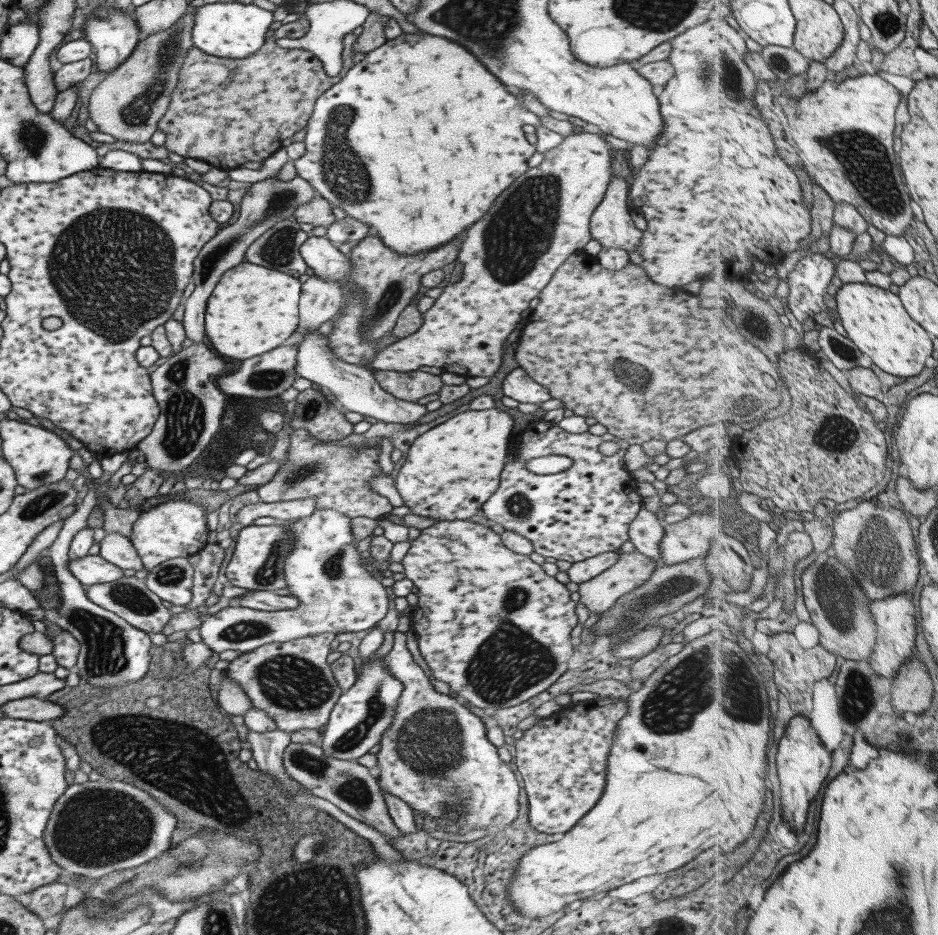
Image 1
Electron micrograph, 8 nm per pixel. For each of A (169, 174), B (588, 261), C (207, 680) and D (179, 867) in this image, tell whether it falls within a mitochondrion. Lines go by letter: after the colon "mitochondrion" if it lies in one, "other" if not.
A: other
B: other
C: other
D: mitochondrion

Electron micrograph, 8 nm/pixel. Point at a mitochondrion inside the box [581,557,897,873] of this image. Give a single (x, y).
(669, 707)

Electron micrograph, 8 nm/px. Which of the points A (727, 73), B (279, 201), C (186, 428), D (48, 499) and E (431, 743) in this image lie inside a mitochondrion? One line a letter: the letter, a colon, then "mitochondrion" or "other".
A: mitochondrion
B: mitochondrion
C: mitochondrion
D: mitochondrion
E: mitochondrion

